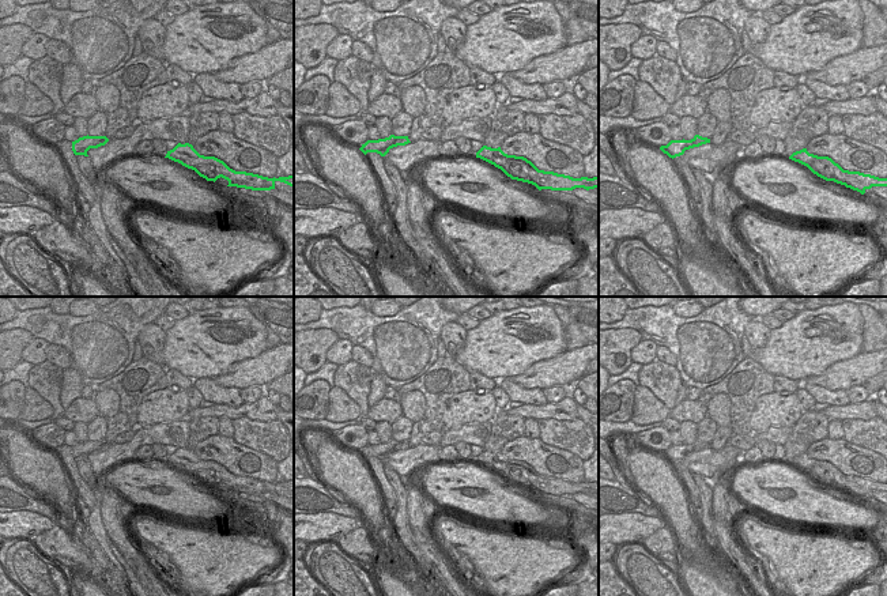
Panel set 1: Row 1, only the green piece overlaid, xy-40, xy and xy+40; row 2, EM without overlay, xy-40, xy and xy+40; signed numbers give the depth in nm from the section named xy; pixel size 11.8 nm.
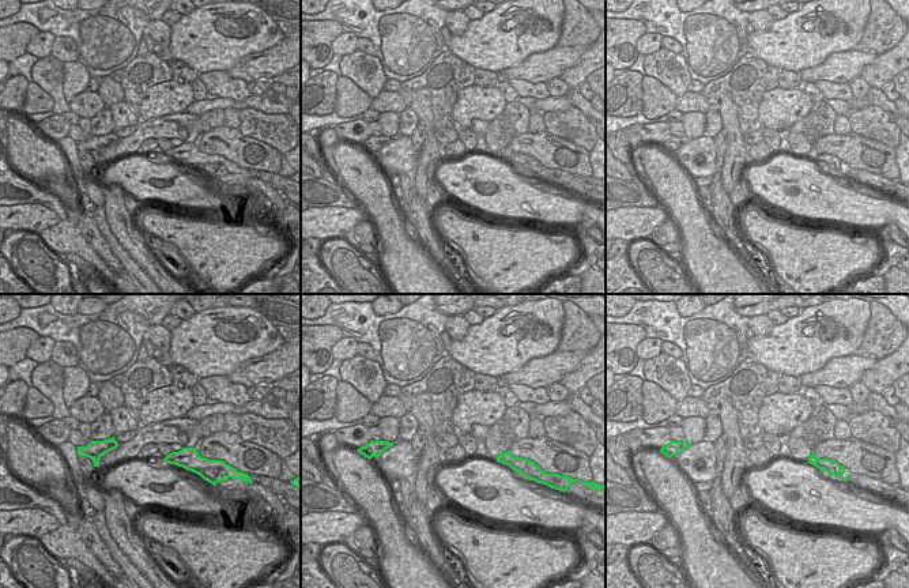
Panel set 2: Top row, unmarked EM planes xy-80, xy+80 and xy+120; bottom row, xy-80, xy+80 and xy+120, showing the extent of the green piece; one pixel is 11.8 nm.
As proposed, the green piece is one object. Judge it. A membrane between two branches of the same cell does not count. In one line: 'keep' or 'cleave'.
cleave

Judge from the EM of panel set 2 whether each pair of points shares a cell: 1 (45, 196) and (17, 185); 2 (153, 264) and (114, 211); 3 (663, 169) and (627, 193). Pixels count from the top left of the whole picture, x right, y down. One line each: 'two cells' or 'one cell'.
1: one cell
2: one cell
3: two cells

